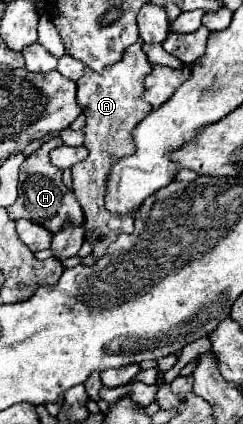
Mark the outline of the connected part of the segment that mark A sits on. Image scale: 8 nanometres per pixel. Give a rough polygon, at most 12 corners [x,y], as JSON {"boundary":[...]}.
{"boundary":[[142,42],[104,72],[84,70],[78,104],[88,158],[72,168],[92,256],[104,256],[106,174],[134,154],[152,112]]}

